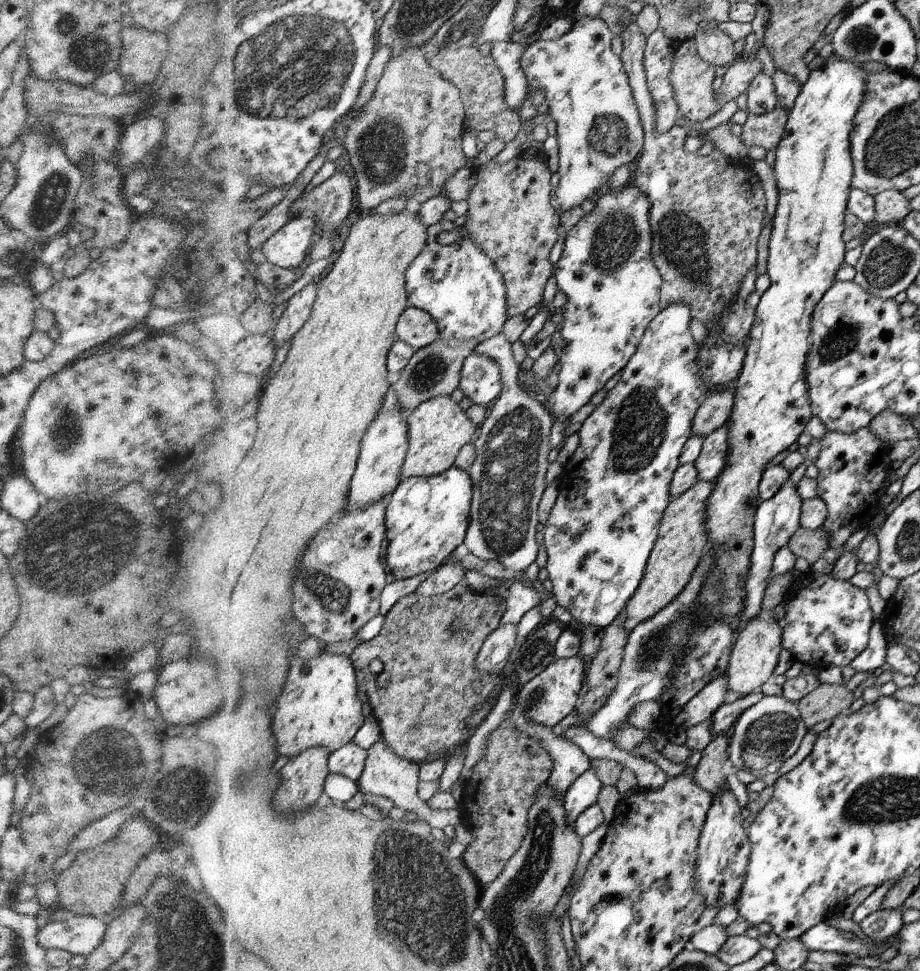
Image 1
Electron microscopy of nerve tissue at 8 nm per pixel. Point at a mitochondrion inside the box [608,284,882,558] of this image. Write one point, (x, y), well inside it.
(841, 340)

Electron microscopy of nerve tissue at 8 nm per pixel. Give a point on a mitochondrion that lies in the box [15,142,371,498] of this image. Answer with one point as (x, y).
(53, 194)

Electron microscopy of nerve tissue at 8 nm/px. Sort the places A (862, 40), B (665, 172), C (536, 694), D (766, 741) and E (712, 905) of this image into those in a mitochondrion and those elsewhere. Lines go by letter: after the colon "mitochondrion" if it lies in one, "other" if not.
A: mitochondrion
B: other
C: mitochondrion
D: mitochondrion
E: other

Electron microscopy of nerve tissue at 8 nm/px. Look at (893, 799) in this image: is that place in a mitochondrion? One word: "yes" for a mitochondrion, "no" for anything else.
yes

